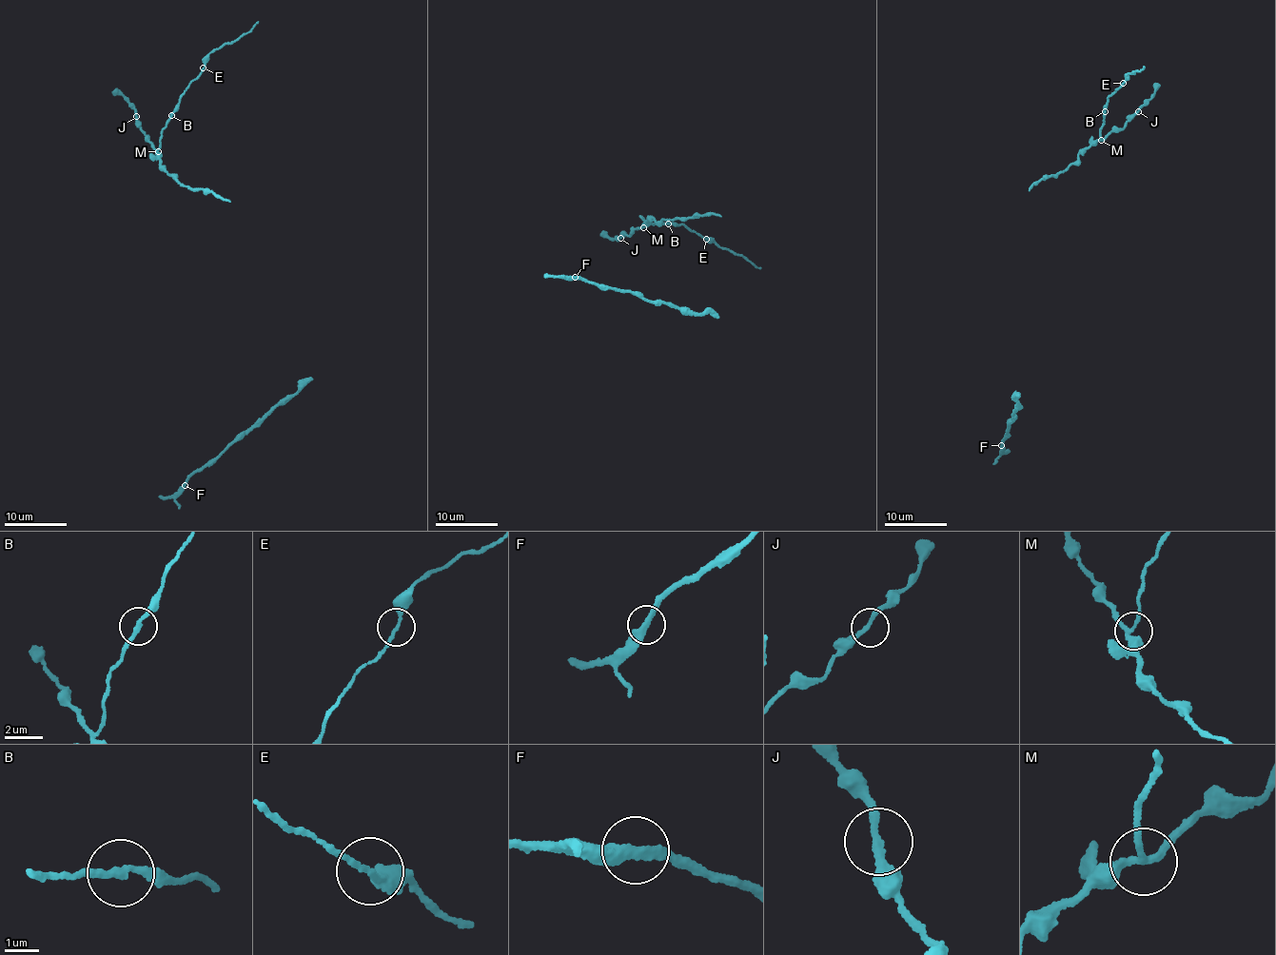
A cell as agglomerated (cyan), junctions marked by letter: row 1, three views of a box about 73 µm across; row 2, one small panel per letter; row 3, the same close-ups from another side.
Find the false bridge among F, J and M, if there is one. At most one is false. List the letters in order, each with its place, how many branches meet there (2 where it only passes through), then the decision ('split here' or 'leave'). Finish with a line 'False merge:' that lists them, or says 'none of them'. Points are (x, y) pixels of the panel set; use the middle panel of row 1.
F: (575, 277) | 2 | leave
J: (620, 238) | 2 | leave
M: (643, 227) | 3 | split here
False merge: M

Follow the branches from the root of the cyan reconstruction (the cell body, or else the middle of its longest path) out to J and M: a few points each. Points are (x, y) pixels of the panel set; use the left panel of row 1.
J: (230, 201), (215, 197), (211, 191), (180, 185), (172, 174), (165, 171), (136, 116)
M: (230, 201), (215, 197), (211, 191), (180, 185), (162, 168), (158, 151)

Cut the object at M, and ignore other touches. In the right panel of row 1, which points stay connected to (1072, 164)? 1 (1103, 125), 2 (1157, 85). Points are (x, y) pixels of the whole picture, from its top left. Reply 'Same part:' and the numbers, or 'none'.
Same part: 2

